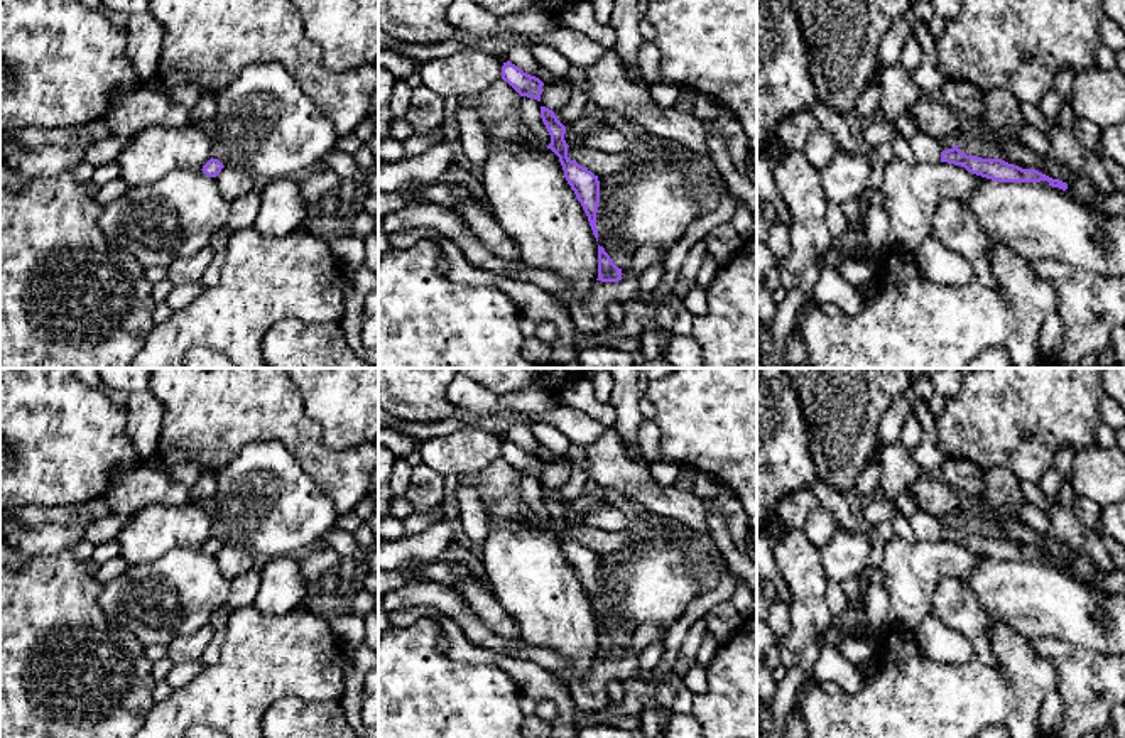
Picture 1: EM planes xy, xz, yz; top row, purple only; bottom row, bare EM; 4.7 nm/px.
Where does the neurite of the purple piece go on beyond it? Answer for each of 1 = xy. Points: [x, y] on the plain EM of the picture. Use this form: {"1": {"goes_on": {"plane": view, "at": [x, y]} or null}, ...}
{"1": {"goes_on": null}}

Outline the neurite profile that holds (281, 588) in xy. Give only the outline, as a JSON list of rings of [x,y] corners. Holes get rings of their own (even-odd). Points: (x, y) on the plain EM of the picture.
[[[272,557],[258,569],[258,576],[260,583],[253,605],[264,615],[284,615],[302,605],[306,586],[296,557]]]

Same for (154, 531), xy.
[[[204,503],[149,505],[130,517],[117,535],[120,556],[132,564],[152,564],[172,549],[201,549],[211,537]]]

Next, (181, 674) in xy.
[[[201,660],[174,664],[166,681],[171,684],[172,689],[179,689],[193,682],[201,672]]]

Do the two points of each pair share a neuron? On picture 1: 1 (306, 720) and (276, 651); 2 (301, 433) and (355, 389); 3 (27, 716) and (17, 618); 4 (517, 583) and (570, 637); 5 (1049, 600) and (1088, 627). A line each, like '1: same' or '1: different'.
1: different
2: different
3: same
4: same
5: same

